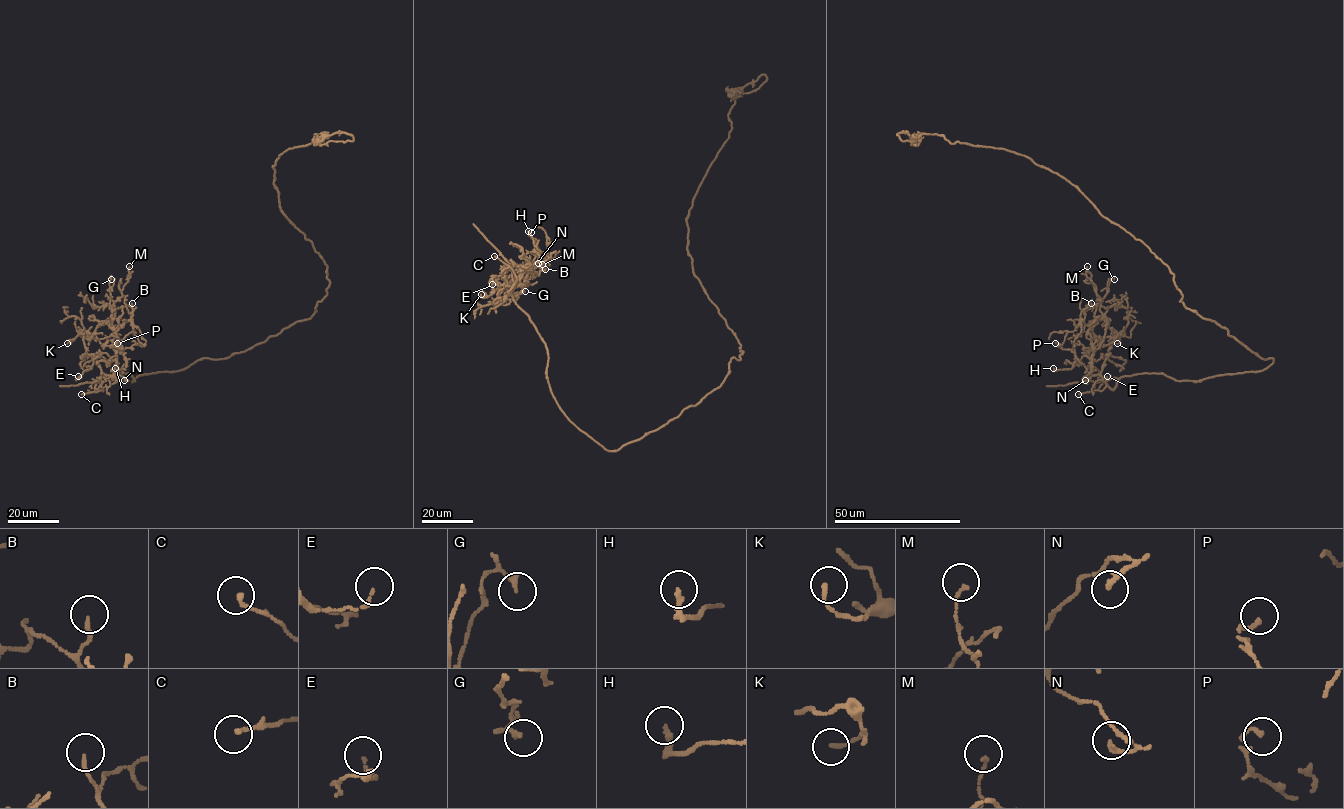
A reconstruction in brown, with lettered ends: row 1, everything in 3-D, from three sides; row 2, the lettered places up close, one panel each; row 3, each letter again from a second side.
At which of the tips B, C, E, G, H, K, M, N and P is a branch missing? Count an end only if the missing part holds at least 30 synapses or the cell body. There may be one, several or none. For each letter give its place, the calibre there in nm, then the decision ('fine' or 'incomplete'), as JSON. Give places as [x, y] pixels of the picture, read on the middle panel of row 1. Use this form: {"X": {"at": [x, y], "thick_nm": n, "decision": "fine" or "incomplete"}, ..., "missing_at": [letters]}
{"B": {"at": [545, 269], "thick_nm": 130, "decision": "fine"}, "C": {"at": [494, 256], "thick_nm": 170, "decision": "fine"}, "E": {"at": [492, 284], "thick_nm": 120, "decision": "fine"}, "G": {"at": [525, 291], "thick_nm": 150, "decision": "fine"}, "H": {"at": [528, 231], "thick_nm": 140, "decision": "fine"}, "K": {"at": [481, 294], "thick_nm": 150, "decision": "fine"}, "M": {"at": [542, 264], "thick_nm": 120, "decision": "fine"}, "N": {"at": [538, 263], "thick_nm": 180, "decision": "fine"}, "P": {"at": [531, 232], "thick_nm": 180, "decision": "fine"}, "missing_at": []}

